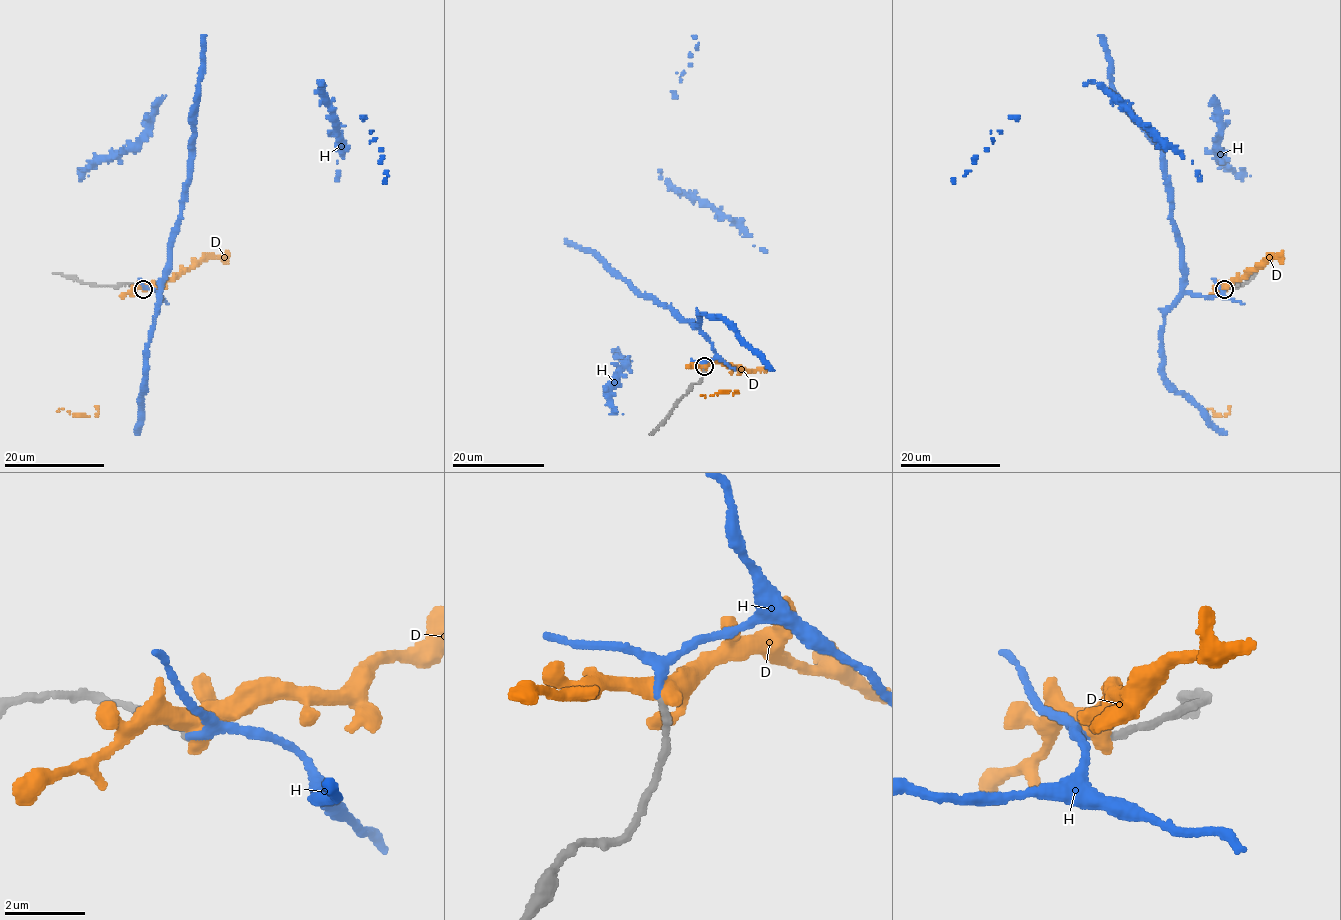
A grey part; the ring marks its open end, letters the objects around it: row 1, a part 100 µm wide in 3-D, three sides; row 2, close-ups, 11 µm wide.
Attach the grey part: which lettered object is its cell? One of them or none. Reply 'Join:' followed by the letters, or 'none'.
Join: H

